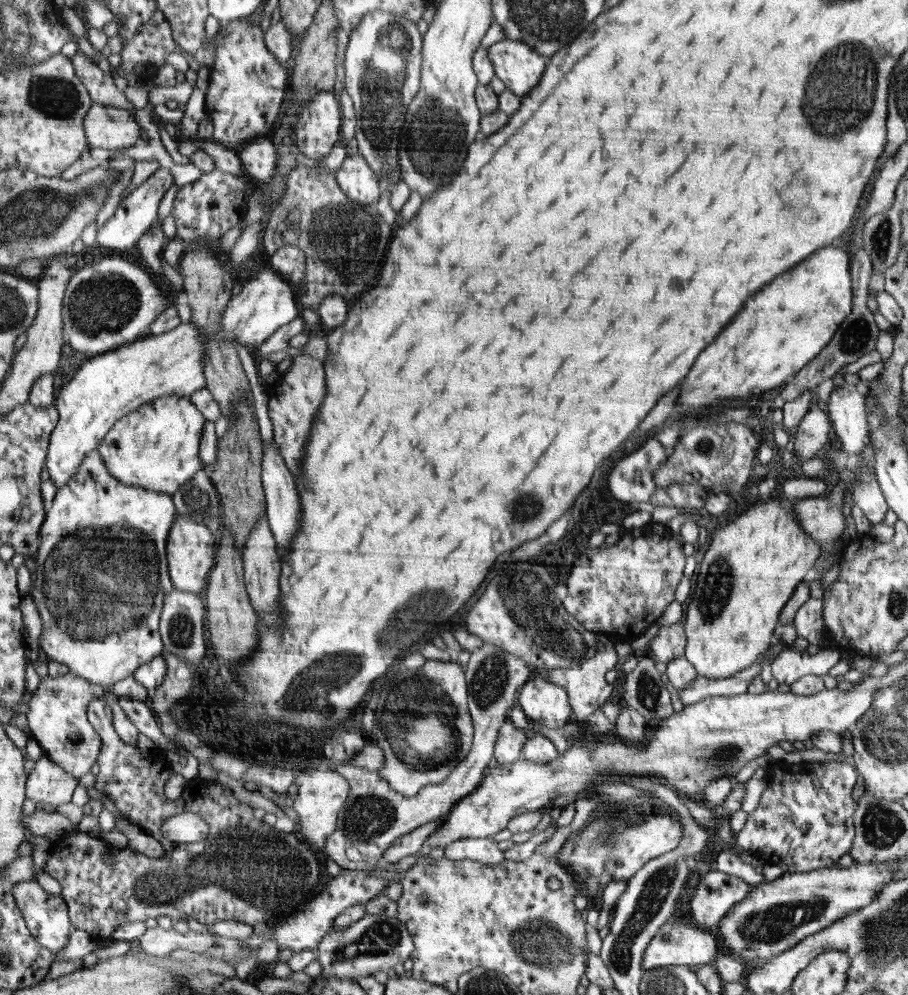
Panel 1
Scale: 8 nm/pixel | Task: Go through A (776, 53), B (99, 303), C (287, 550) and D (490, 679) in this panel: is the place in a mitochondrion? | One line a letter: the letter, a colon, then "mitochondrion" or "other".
A: other
B: mitochondrion
C: other
D: mitochondrion

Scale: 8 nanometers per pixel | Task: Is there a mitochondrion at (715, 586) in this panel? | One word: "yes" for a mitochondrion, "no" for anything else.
yes

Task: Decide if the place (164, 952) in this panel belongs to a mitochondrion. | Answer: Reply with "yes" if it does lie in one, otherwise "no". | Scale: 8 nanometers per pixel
no

